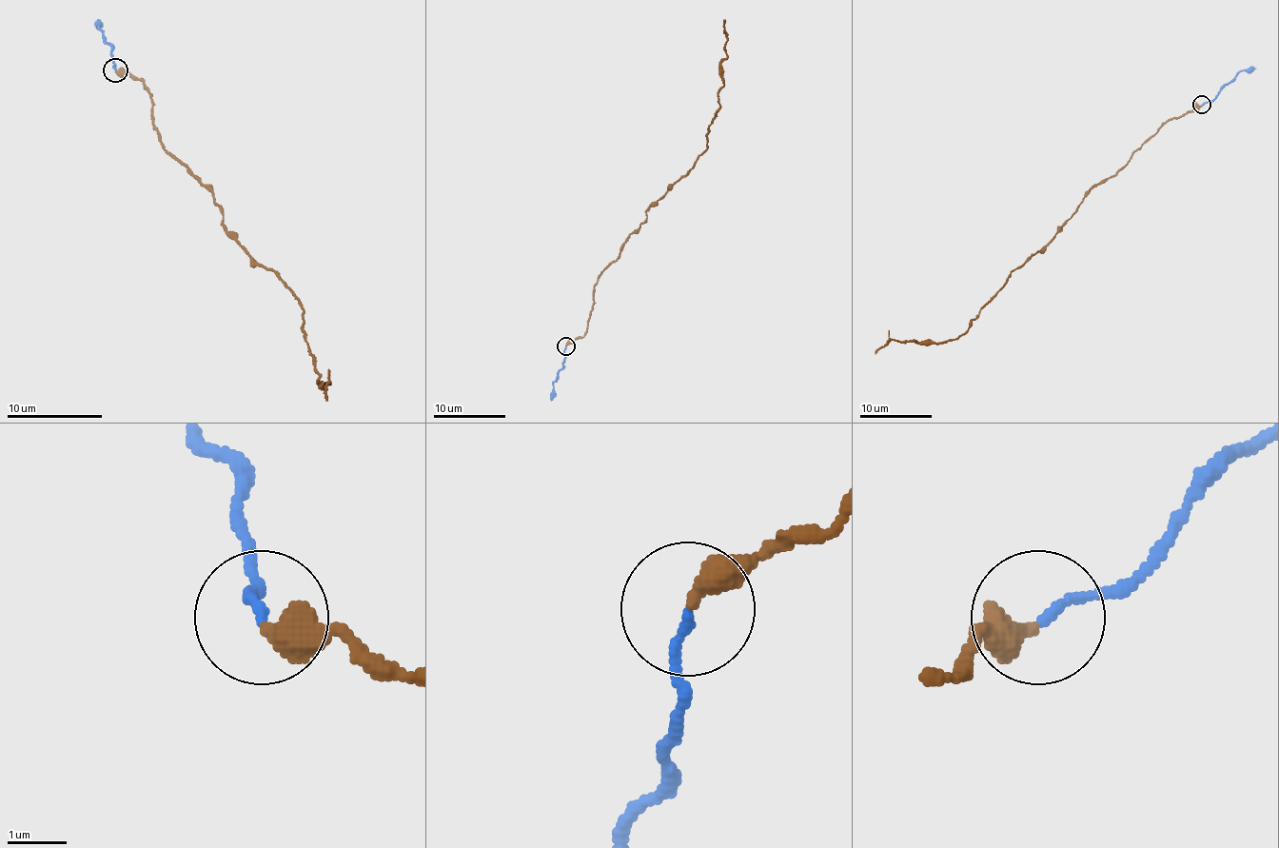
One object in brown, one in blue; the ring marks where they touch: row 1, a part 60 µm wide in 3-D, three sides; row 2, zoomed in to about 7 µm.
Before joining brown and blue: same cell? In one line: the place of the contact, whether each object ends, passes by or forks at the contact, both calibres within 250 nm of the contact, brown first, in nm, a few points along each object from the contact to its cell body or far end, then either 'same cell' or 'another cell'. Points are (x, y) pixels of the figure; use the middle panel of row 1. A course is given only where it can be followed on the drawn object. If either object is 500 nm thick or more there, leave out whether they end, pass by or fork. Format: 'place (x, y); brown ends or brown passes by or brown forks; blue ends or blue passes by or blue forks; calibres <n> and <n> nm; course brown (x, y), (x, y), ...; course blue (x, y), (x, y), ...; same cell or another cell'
place (565, 346); brown ends; blue ends; calibres 380 and 150 nm; course brown (565, 346), (585, 334), (598, 276), (646, 211), (708, 148), (724, 85), (725, 20); course blue (565, 346), (563, 368), (553, 384), (551, 401); same cell

